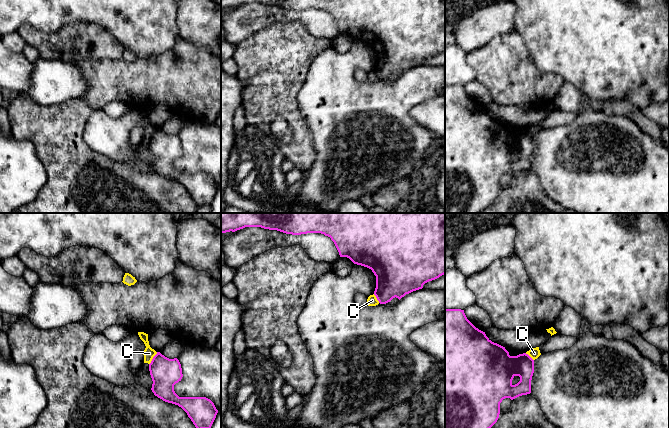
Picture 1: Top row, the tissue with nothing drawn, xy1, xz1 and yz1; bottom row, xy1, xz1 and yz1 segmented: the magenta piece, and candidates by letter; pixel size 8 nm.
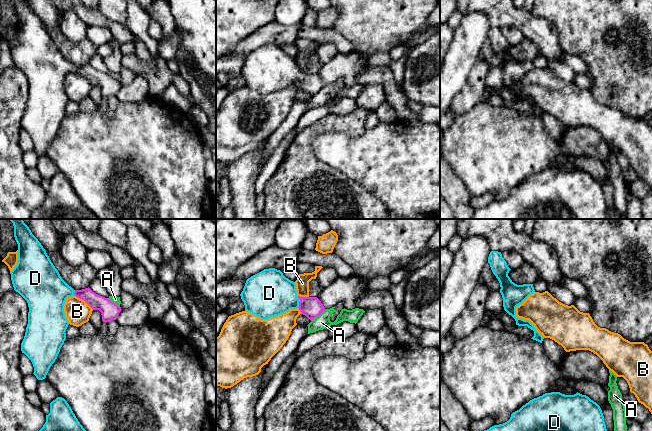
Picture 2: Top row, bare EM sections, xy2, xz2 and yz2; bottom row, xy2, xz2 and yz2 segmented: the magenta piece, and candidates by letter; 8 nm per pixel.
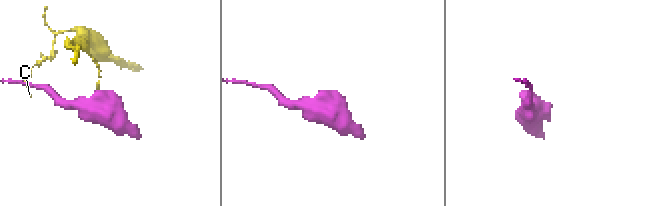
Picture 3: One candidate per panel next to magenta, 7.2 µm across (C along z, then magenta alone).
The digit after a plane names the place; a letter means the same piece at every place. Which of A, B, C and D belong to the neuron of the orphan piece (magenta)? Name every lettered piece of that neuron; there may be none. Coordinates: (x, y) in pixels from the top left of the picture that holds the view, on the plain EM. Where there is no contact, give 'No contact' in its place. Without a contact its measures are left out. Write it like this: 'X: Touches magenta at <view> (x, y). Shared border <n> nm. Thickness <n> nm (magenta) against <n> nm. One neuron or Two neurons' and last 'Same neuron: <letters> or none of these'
A: Touches magenta at xz2 (318, 91). Shared border 160 nm. Thickness 170 nm (magenta) against 120 nm. Two neurons
B: Touches magenta at xy2 (84, 76). Shared border 190 nm. Thickness 150 nm (magenta) against 200 nm. Two neurons
C: Touches magenta at xy1 (153, 134). Shared border 120 nm. Thickness 240 nm (magenta) against 90 nm. Two neurons
D: Touches magenta at xz2 (299, 78). Shared border 100 nm. Thickness 170 nm (magenta) against 360 nm. One neuron
Same neuron: D

